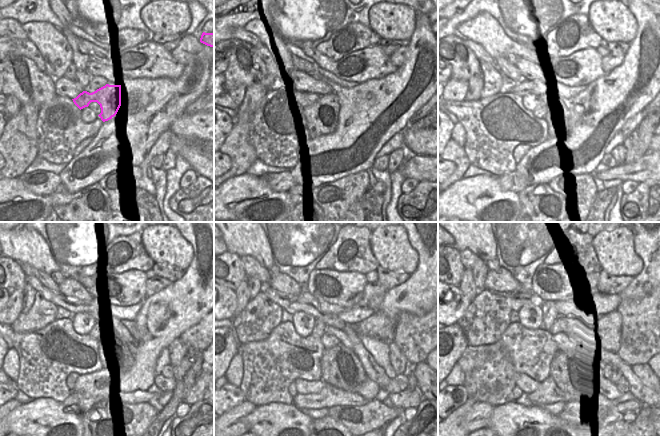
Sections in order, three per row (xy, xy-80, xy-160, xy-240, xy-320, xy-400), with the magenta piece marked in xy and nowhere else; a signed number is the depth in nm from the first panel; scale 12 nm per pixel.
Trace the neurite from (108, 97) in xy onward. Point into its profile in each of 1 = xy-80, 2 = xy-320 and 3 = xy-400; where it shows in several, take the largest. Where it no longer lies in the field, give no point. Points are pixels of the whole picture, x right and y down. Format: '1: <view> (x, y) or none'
1: xy-80 (325, 111)
2: xy-320 (340, 367)
3: xy-400 (572, 377)

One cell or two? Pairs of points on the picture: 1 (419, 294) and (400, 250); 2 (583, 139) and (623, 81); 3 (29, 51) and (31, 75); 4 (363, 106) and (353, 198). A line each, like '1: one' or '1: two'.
1: two
2: one
3: two
4: two

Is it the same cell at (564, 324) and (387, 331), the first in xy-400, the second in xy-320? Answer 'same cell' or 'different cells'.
same cell

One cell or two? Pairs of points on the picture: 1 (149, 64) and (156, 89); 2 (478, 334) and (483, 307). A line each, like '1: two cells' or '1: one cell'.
1: two cells
2: one cell

